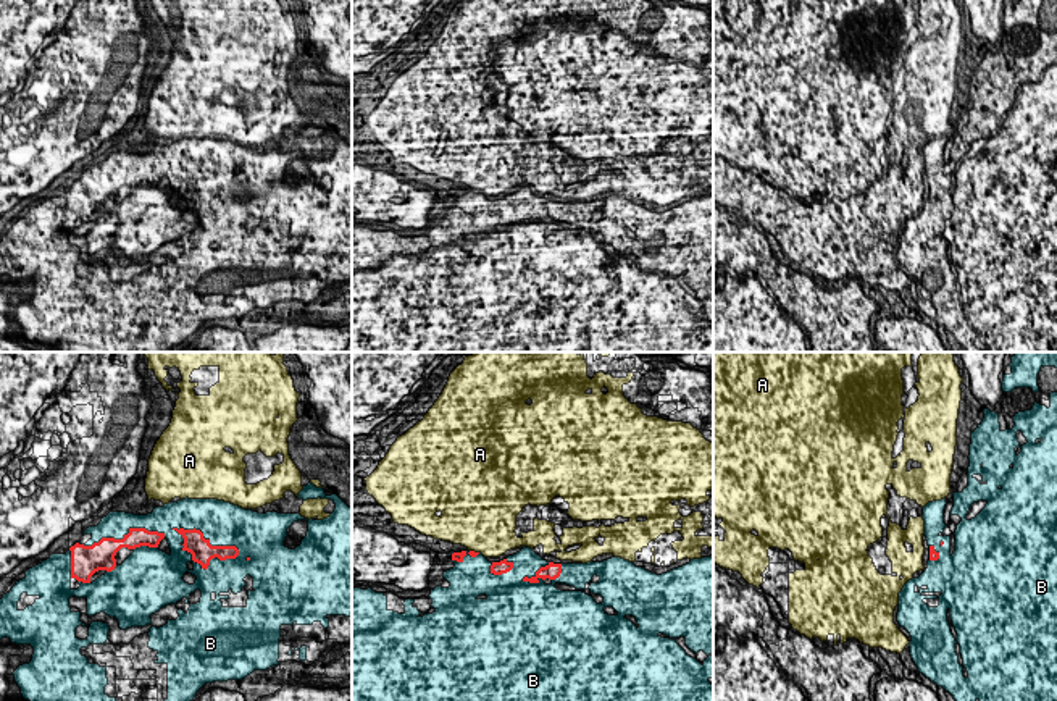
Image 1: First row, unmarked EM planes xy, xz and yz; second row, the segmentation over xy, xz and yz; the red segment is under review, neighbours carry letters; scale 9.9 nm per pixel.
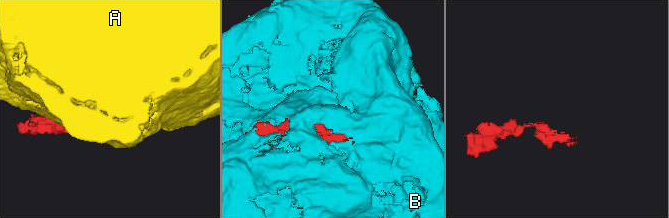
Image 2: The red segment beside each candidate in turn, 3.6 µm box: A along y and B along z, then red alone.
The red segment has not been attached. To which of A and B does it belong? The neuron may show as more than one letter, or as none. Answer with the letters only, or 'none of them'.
B

